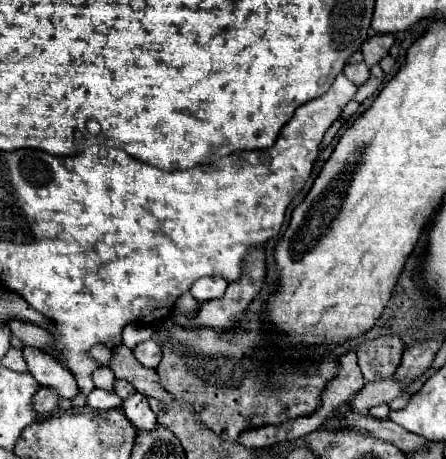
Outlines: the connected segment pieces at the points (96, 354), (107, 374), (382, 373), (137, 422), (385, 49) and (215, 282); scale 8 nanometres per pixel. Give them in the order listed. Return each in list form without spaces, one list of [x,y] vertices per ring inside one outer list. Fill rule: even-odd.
[[[98,344],[98,346],[92,346],[92,348],[88,350],[88,354],[90,354],[90,358],[94,358],[100,366],[110,366],[110,348]]]
[[[98,368],[98,370],[94,370],[92,372],[92,380],[94,380],[96,388],[102,388],[106,392],[114,392],[116,378],[114,378],[114,374],[112,374],[110,368]]]
[[[382,334],[356,348],[358,366],[366,382],[378,382],[392,376],[400,364],[404,344],[398,336]]]
[[[138,392],[122,402],[122,410],[136,430],[152,430],[156,426],[156,414],[152,412],[148,400]]]
[[[372,36],[370,40],[366,40],[362,44],[362,56],[364,56],[364,64],[368,68],[372,68],[374,64],[378,64],[382,58],[388,56],[390,48],[394,46],[394,36]]]
[[[208,276],[208,278],[198,278],[196,284],[192,284],[190,294],[202,304],[202,302],[208,302],[208,300],[224,296],[226,288],[228,288],[228,282],[224,278]]]

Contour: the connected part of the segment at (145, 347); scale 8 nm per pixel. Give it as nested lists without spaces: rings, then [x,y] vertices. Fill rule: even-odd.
[[[146,340],[134,348],[134,356],[142,366],[156,368],[160,364],[160,358],[162,358],[162,348],[154,340]]]

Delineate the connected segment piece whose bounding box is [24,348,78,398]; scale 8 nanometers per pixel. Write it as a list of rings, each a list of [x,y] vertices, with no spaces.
[[[24,348],[24,358],[28,362],[28,372],[42,386],[50,386],[60,394],[66,392],[66,398],[74,398],[78,394],[76,378],[68,370],[64,370],[64,366],[56,362],[50,354],[36,348]]]

